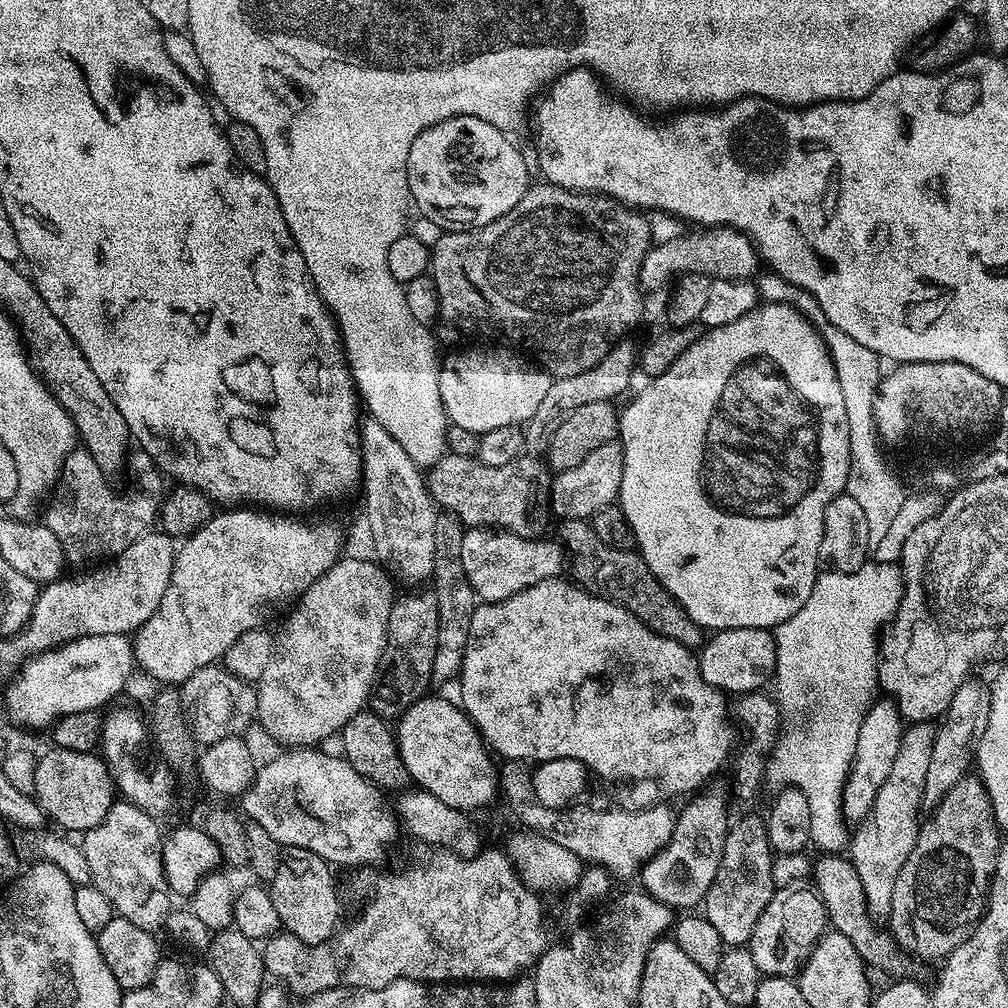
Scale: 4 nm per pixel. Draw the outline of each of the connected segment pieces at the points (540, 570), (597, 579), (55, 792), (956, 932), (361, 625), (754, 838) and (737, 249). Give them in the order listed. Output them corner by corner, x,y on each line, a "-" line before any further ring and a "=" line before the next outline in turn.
491,527
471,528
465,533
462,542
462,566
464,576
468,580
473,592
483,603
500,604
506,598
526,590
543,580
555,580
561,575
560,572
566,568
566,552
559,543
548,542
545,538
531,538
517,536
513,532
493,530
=
564,520
558,530
559,541
570,553
571,579
588,591
597,590
608,600
615,601
630,610
644,625
650,626
660,636
674,638
687,648
698,650
706,639
705,629
700,628
681,604
656,578
639,551
627,548
612,548
598,538
588,520
=
49,747
49,752
37,759
34,799
49,821
57,820
68,834
83,834
106,818
118,796
118,789
107,764
95,751
79,752
=
976,774
964,775
951,786
940,804
921,825
910,858
894,882
888,930
901,951
914,958
918,956
942,960
970,936
975,923
983,915
1001,843
1002,836
993,817
992,803
984,789
984,781
=
341,557
336,562
334,567
331,567
326,574
320,576
308,587
300,599
296,602
295,606
291,609
290,615
285,624
284,632
279,635
276,644
276,653
271,662
268,664
265,671
262,673
261,678
256,683
257,696
259,698
259,706
257,708
257,721
261,723
267,734
280,745
286,748
303,747
312,748
316,744
332,734
337,735
343,731
346,722
354,716
354,714
363,711
369,700
371,699
373,690
379,679
380,666
383,663
385,642
388,637
388,628
390,620
390,610
396,601
396,593
394,594
395,583
391,575
379,565
377,561
364,560
362,558
347,558
=
748,816
731,825
722,850
722,862
718,874
710,886
702,905
702,914
718,934
722,934
725,945
744,946
751,941
754,926
762,918
762,910
770,902
772,887
772,857
774,853
768,841
768,830
763,819
=
704,228
692,230
689,234
682,234
677,240
665,240
649,248
642,266
640,267
640,287
645,293
652,292
655,288
664,288
668,283
673,283
675,272
677,274
701,273
709,278
718,280
752,280
755,272
762,268
760,253
752,239
739,232
737,228

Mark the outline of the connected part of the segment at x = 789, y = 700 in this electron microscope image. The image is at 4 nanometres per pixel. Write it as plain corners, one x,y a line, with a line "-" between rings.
866,562
861,568
855,572
847,574
828,574
832,576
817,575
814,582
814,590
810,590
810,598
806,598
802,602
802,610
798,610
798,614
794,614
790,618
786,618
786,622
782,622
774,630
776,637
776,671
774,673
774,685
776,684
776,692
774,691
774,700
778,705
781,713
792,715
792,719
787,719
786,731
777,739
774,749
774,757
776,756
776,765
769,767
766,772
766,780
775,786
783,786
785,788
797,788
802,790
802,794
806,794
806,802
810,805
810,844
814,849
824,854
840,854
849,847
850,844
850,828
844,818
844,811
840,809
842,806
842,790
844,789
844,779
848,777
848,771
852,765
854,758
854,746
858,746
858,730
862,727
862,718
868,713
869,706
874,703
874,697
878,692
878,637
881,635
882,629
895,616
900,599
904,593
904,580
900,576
899,567
891,564
878,564
875,562

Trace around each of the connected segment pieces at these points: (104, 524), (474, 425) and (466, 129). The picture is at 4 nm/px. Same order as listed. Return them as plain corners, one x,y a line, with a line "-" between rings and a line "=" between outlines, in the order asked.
77,450
68,458
62,473
62,488
68,491
72,500
60,500
56,509
46,517
48,528
54,532
64,547
64,559
69,565
88,564
91,560
108,562
121,556
131,544
136,544
147,532
153,531
158,520
158,499
161,473
152,459
143,450
136,450
130,456
130,468
140,479
140,488
132,500
119,496
108,485
109,477
94,462
88,452
=
468,348
465,352
456,352
453,356
444,356
440,365
438,390
442,394
442,406
446,410
449,421
460,428
461,432
483,434
498,430
511,424
527,425
528,420
538,410
542,398
550,390
553,377
543,368
523,364
512,352
504,348
=
455,116
418,134
408,159
408,193
415,211
417,208
421,217
436,222
444,232
474,232
514,210
530,186
528,164
504,136
501,129
473,116

